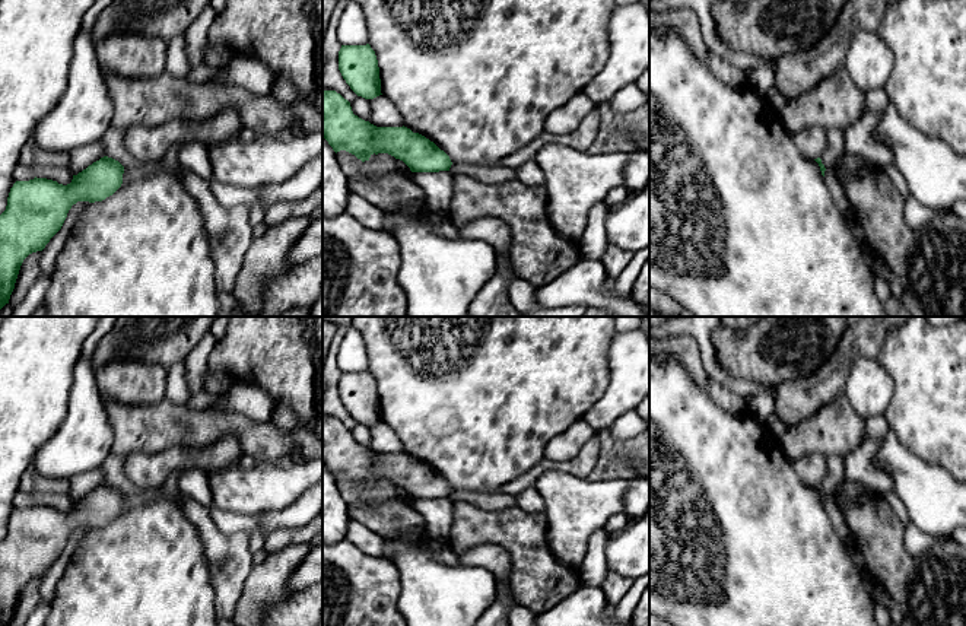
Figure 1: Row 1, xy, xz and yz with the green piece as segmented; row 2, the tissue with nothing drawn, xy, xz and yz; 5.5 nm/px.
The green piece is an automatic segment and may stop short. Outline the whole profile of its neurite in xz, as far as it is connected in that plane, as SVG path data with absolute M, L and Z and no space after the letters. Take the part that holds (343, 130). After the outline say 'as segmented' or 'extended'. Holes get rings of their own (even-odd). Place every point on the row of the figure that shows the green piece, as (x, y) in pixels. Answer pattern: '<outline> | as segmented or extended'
M322 89L322 137L337 153L346 150L362 162L375 153L403 161L411 172L449 171L452 162L433 142L407 127L376 127L353 114L350 102Z | as segmented

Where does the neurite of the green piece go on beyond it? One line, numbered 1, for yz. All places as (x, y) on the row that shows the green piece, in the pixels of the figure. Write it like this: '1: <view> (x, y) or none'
1: none

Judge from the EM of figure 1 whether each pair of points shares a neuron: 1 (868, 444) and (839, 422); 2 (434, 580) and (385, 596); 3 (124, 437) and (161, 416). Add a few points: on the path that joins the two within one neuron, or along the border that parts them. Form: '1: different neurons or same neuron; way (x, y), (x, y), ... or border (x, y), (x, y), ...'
1: different neurons; border (864, 419), (861, 442), (844, 457)
2: different neurons; border (391, 561), (402, 587), (400, 610)
3: same neuron; way (133, 432), (136, 429), (148, 429), (152, 425)

